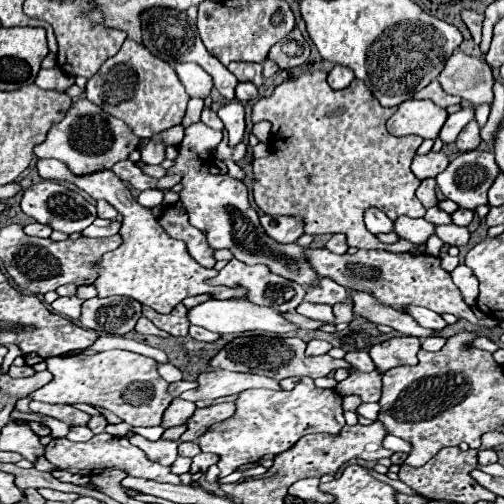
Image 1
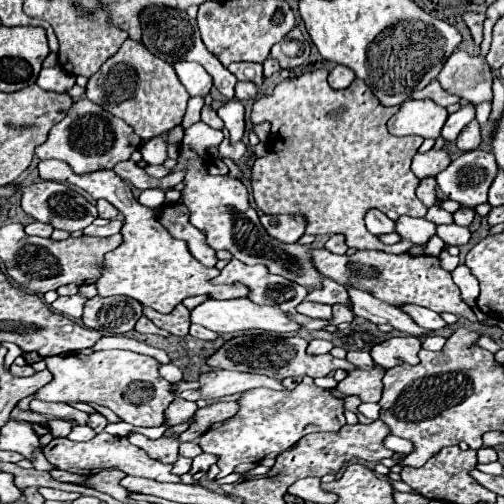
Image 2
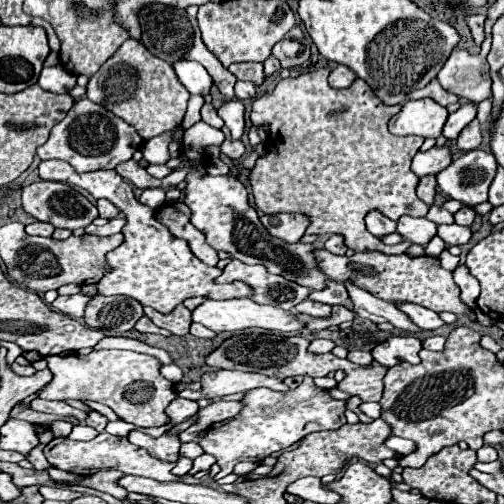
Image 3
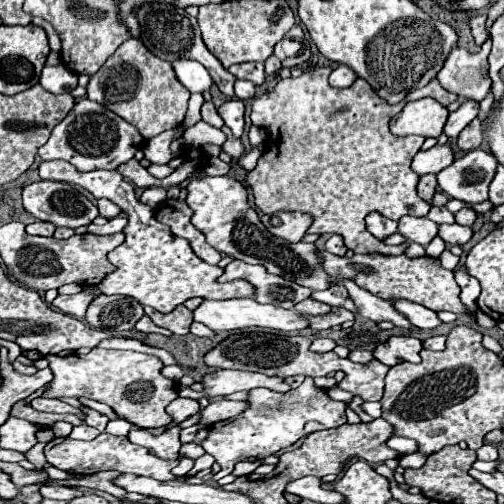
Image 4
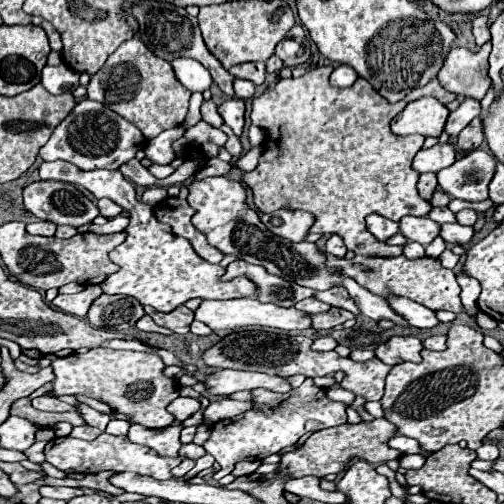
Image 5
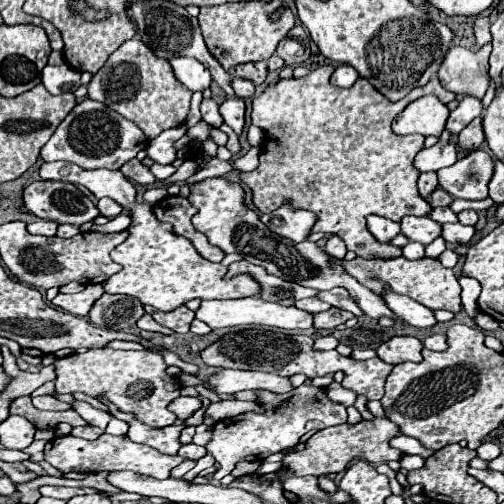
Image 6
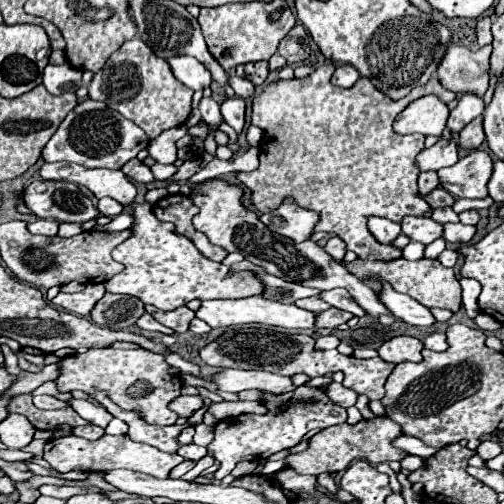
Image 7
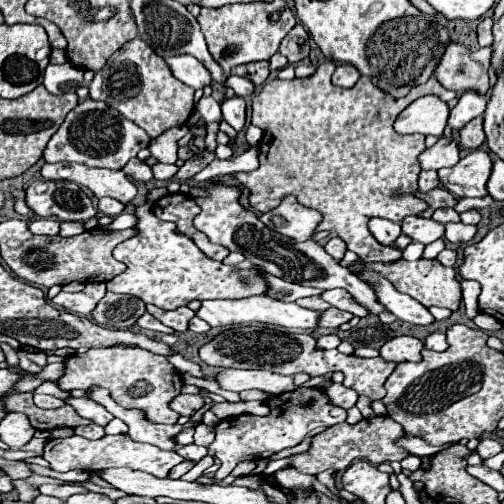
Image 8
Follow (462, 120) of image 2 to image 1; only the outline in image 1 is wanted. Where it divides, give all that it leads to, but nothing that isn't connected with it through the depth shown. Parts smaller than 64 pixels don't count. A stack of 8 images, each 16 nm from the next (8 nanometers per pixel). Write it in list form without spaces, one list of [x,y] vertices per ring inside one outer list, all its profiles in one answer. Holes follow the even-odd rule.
[[[462,108],[460,112],[450,114],[448,120],[444,122],[438,138],[440,138],[444,144],[452,144],[452,142],[456,140],[458,132],[460,132],[472,118],[474,118],[474,110],[472,110],[472,108]]]

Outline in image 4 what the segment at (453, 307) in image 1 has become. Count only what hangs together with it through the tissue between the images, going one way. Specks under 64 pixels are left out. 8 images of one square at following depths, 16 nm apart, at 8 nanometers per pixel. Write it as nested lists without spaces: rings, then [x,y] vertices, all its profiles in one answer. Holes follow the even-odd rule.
[[[318,250],[318,256],[320,256],[320,264],[322,268],[328,272],[328,276],[332,278],[338,278],[338,280],[354,280],[356,284],[360,284],[360,288],[366,288],[368,292],[374,292],[376,296],[380,296],[382,300],[410,300],[410,302],[416,302],[416,304],[422,304],[434,312],[442,312],[442,310],[448,310],[448,312],[454,312],[454,314],[470,314],[468,308],[462,304],[460,300],[460,288],[458,284],[454,282],[454,274],[446,268],[440,266],[440,260],[438,258],[430,258],[430,256],[422,256],[422,258],[408,258],[406,254],[400,254],[400,256],[382,256],[382,254],[354,254],[352,258],[348,256],[334,256],[326,250]]]

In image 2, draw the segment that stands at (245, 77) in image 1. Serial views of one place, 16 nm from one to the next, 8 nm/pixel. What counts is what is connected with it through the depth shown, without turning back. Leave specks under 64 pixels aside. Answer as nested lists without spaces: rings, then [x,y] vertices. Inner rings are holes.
[[[232,62],[228,66],[228,70],[238,80],[248,80],[248,82],[254,82],[256,86],[260,86],[262,80],[264,80],[264,76],[262,76],[262,64],[254,64],[254,62]]]

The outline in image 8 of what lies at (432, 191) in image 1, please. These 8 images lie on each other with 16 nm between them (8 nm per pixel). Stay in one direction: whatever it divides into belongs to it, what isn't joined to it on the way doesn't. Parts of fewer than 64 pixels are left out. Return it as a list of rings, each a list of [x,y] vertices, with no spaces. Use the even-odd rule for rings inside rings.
[[[428,170],[428,172],[420,172],[420,180],[418,180],[418,190],[424,194],[424,192],[430,192],[432,188],[440,186],[438,182],[438,174],[434,170]]]

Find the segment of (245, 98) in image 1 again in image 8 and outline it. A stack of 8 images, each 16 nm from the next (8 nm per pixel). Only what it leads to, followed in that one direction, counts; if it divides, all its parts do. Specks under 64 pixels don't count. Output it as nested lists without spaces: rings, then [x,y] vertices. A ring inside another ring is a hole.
[[[230,76],[228,86],[236,92],[236,96],[242,96],[242,98],[254,94],[254,84],[248,82],[246,78],[240,78],[240,76]]]

